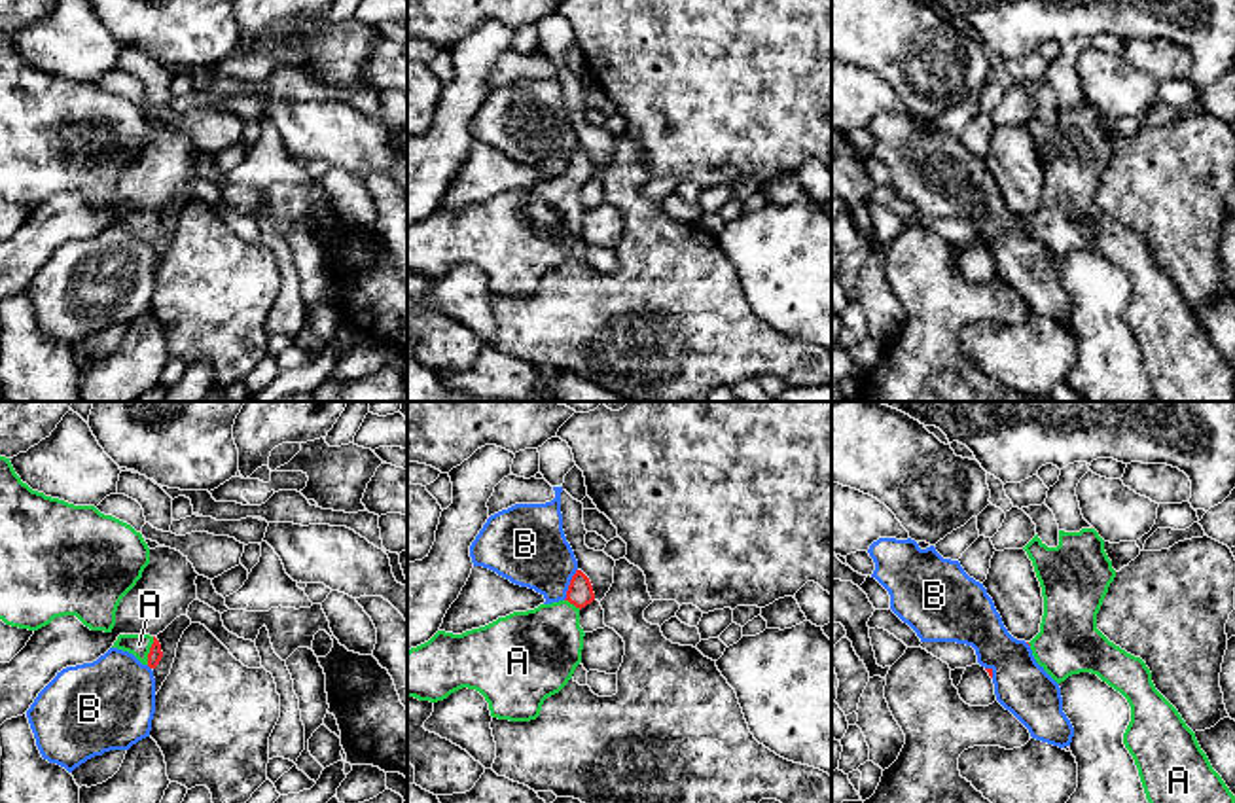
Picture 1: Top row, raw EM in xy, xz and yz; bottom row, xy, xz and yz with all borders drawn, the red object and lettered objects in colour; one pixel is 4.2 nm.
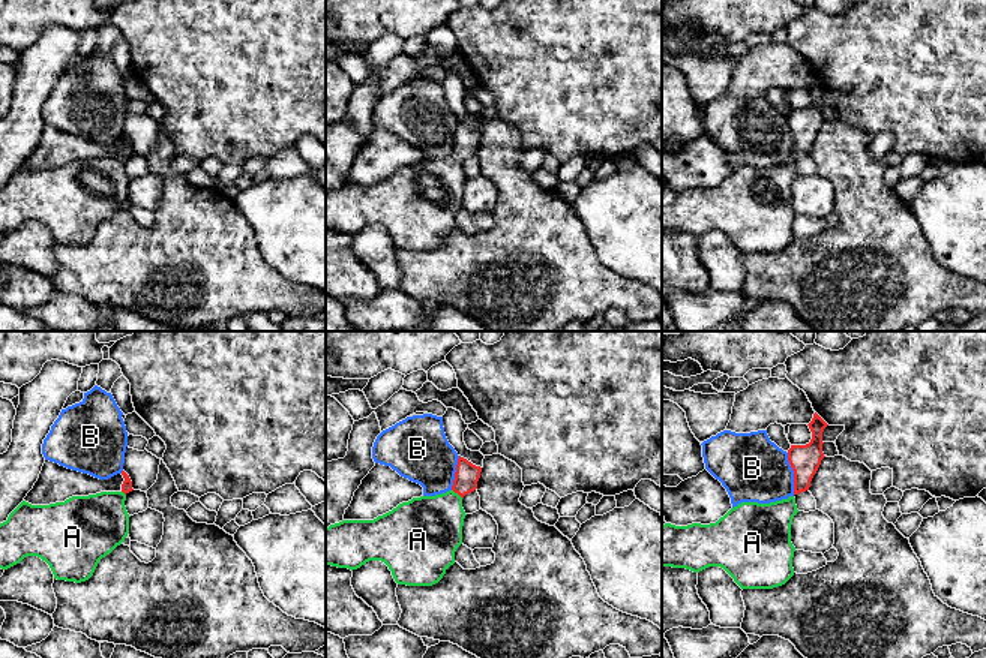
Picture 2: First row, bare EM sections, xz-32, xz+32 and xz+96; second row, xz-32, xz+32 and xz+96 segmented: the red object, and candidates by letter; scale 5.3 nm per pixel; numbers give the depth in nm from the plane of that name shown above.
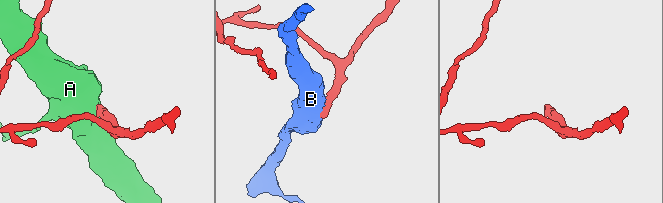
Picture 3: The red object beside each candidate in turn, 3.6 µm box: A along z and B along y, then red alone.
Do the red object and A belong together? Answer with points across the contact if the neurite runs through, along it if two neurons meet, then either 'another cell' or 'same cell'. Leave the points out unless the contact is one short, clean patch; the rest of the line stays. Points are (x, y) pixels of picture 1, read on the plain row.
runs through xy (156, 230), (150, 226), (139, 220); same cell

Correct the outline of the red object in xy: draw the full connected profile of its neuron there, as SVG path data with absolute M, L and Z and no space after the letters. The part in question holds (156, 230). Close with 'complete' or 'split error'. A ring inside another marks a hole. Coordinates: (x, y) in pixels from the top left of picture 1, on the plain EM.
M119 210L112 223L133 229L150 244L155 244L163 233L159 216L150 210Z; split error

